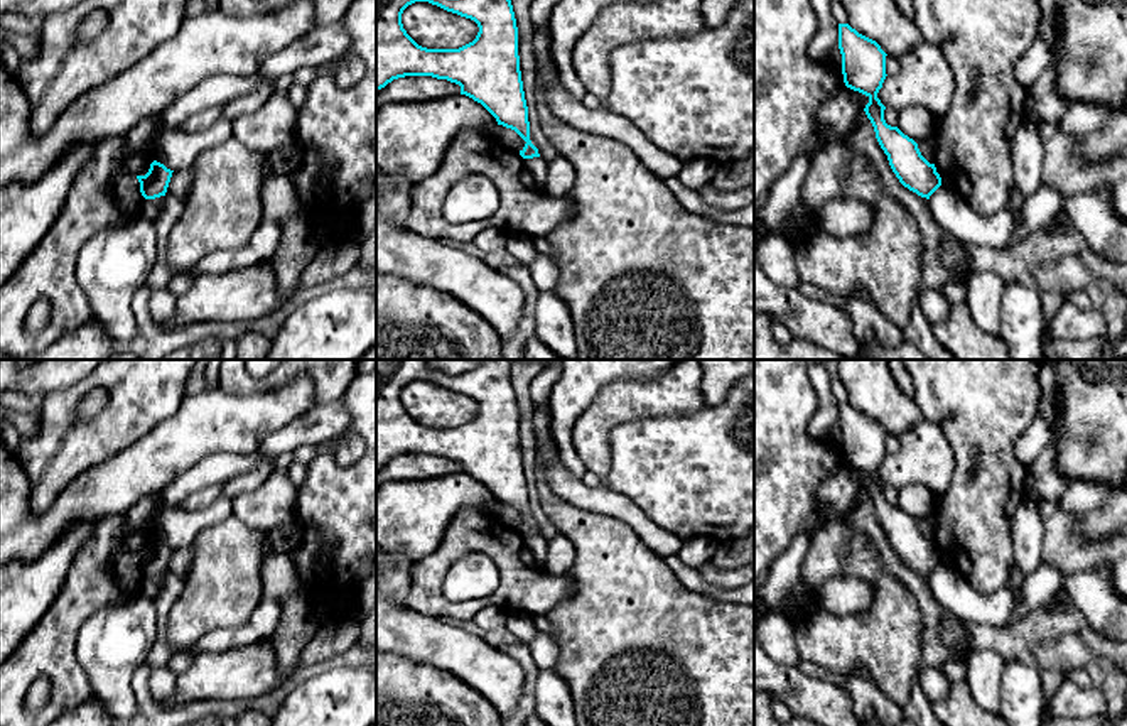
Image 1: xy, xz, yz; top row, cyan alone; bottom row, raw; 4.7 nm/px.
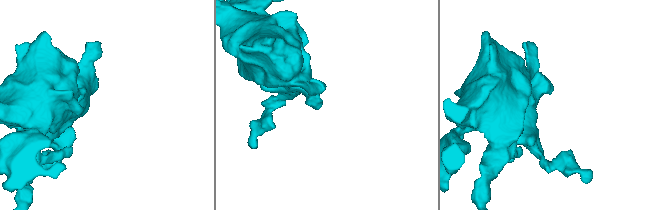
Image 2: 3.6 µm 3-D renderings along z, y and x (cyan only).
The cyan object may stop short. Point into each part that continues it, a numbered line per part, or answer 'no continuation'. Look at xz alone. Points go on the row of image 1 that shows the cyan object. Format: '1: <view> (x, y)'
no continuation

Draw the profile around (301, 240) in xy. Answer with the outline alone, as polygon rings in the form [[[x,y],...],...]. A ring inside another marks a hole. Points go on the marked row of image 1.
[[[270,174],[260,196],[263,218],[283,225],[273,270],[277,290],[287,304],[299,290],[300,275],[321,248],[322,238],[315,225],[299,211],[297,189],[287,176]]]

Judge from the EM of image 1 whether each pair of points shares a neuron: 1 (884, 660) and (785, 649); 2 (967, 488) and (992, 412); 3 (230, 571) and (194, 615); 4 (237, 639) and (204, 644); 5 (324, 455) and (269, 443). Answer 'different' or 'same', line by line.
1: different
2: same
3: same
4: same
5: different

